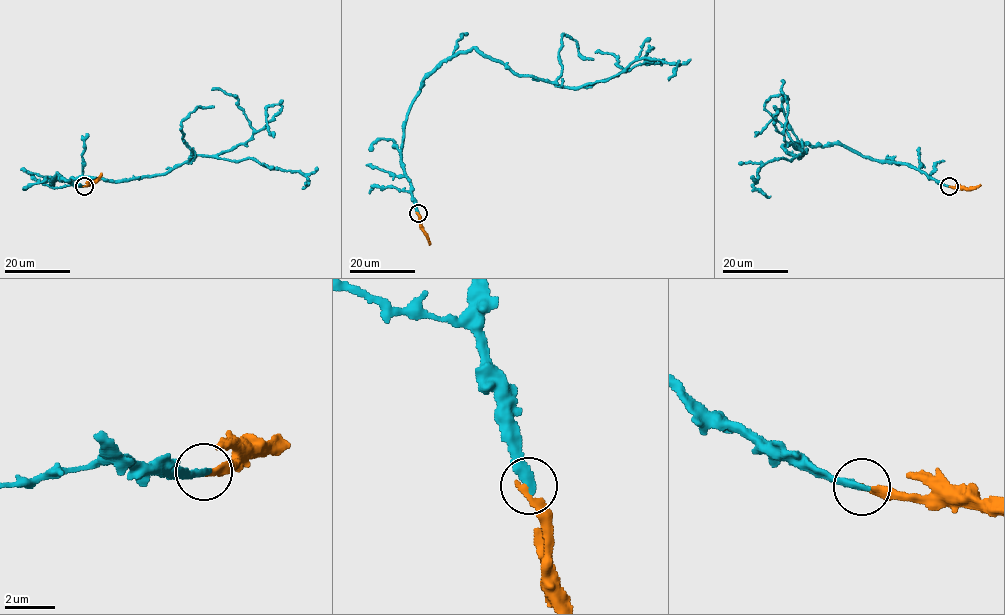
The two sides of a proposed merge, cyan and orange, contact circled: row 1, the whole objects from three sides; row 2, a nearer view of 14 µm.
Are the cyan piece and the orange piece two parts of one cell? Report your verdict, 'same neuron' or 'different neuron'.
same neuron

